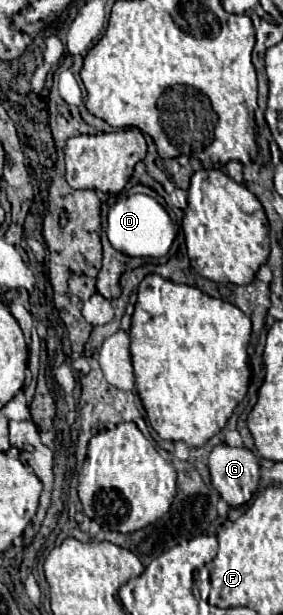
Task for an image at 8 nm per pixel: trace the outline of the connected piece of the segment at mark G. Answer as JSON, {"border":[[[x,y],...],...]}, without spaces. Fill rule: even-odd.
{"border":[[[216,445],[208,459],[214,489],[230,507],[248,503],[260,483],[260,465],[246,447]]]}

